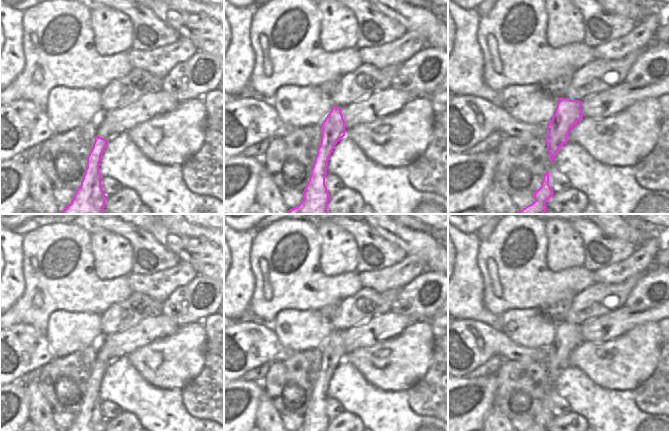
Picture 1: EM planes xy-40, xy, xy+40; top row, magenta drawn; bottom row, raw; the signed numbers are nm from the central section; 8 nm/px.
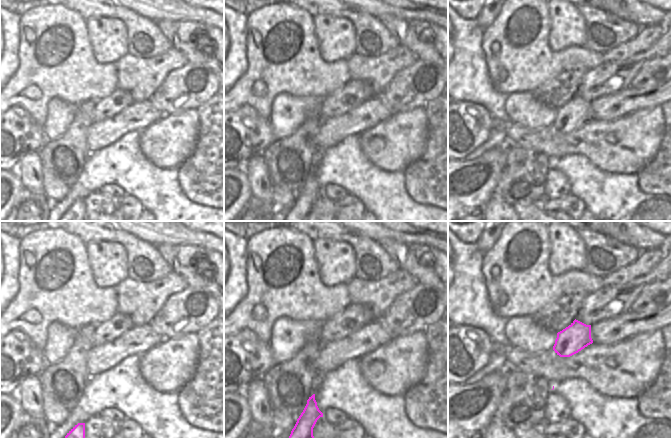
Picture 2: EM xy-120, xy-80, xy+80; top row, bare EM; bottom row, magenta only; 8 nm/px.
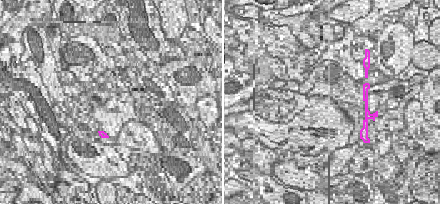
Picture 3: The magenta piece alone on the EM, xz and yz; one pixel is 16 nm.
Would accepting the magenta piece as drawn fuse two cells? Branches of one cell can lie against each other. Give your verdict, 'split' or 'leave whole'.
leave whole

